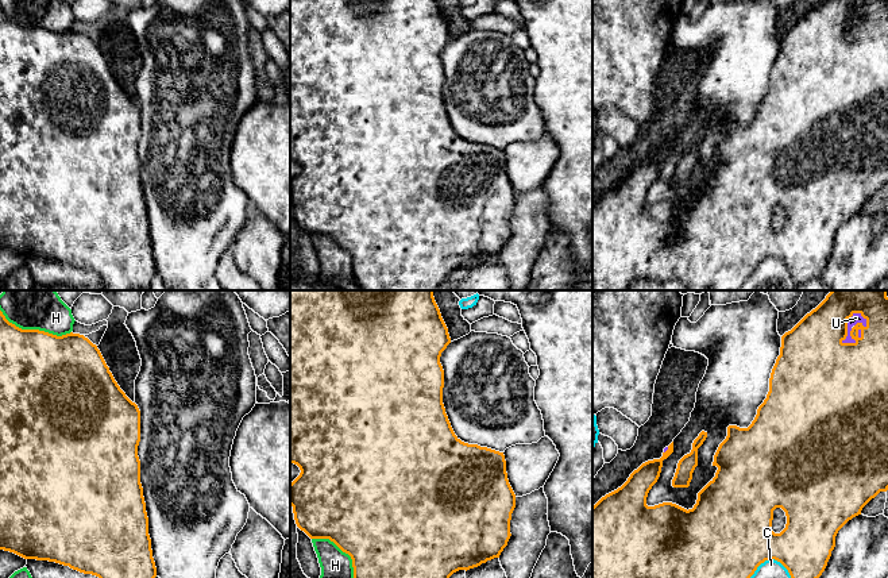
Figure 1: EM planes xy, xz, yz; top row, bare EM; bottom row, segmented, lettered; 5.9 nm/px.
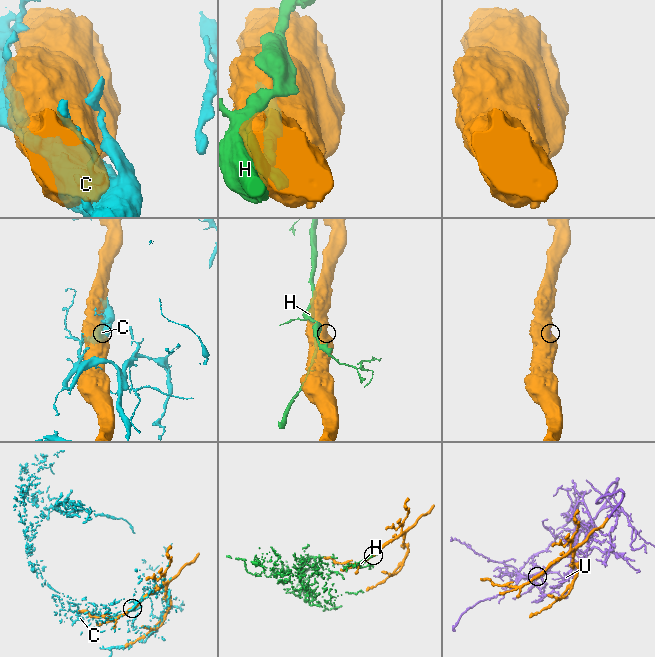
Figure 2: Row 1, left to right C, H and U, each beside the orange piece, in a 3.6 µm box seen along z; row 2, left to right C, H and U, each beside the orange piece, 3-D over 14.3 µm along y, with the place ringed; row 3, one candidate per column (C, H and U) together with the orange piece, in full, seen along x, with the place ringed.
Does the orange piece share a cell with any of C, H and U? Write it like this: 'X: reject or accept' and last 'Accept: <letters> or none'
C: reject
H: reject
U: accept
Accept: U

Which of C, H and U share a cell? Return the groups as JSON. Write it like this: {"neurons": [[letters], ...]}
{"neurons": [["C"], ["H"], ["U"]]}

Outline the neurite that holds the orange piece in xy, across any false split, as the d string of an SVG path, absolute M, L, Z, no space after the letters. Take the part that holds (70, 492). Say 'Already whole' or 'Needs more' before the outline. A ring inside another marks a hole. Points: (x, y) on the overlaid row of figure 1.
Already whole. M0 311L0 550L24 559L55 562L99 578L155 578L157 567L140 483L139 442L140 411L120 389L96 344L73 332L57 336L39 330L22 330Z

